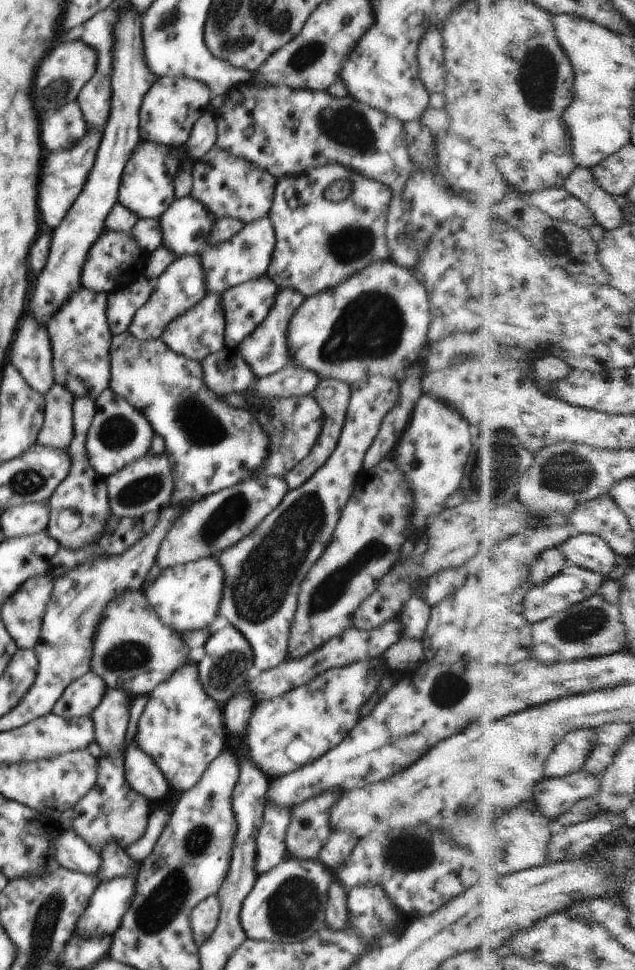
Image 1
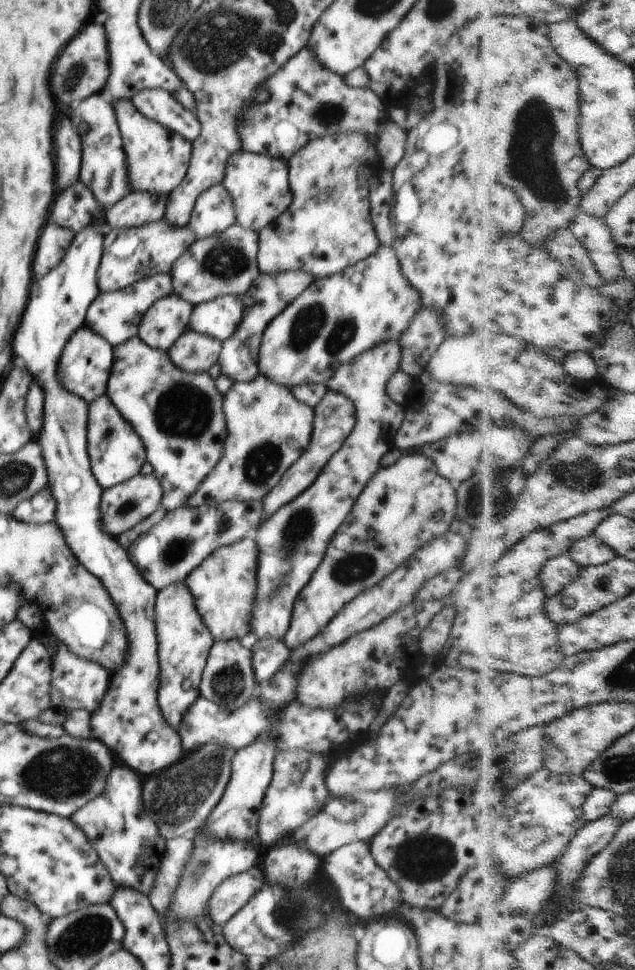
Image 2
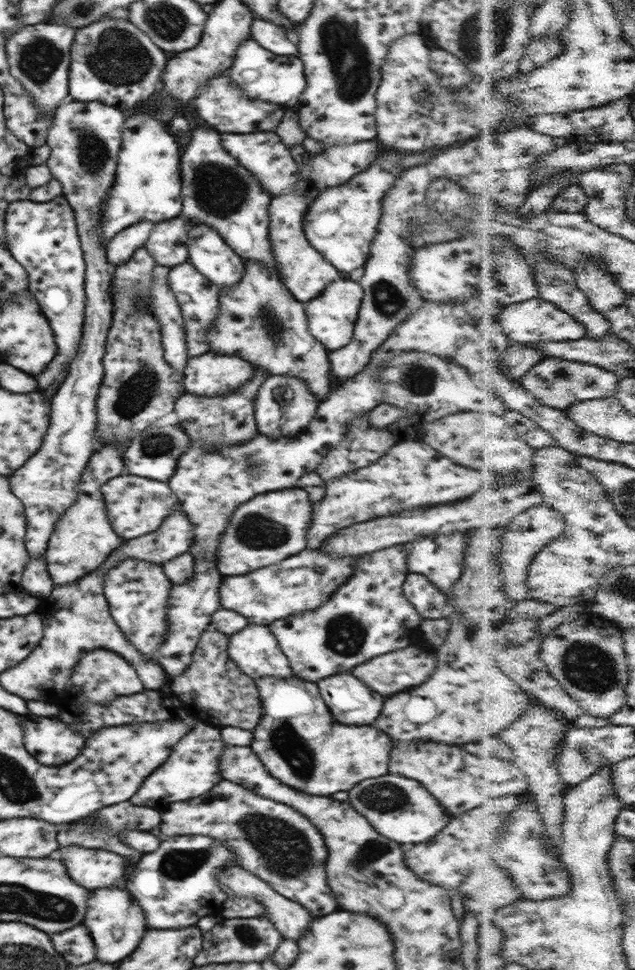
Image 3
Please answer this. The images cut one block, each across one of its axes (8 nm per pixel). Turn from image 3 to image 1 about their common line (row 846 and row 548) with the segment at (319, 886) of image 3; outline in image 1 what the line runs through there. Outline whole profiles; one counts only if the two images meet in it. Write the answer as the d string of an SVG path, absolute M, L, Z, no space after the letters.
M380 374L354 382L351 384L351 388L346 421L342 426L338 446L332 452L332 456L328 458L328 462L308 482L304 482L304 486L290 490L280 505L271 514L268 514L268 517L264 518L251 534L244 536L234 546L222 550L214 557L224 574L224 588L222 588L222 598L220 598L220 606L218 606L219 615L224 616L231 626L242 632L252 648L254 666L261 671L279 666L288 659L289 631L296 613L298 594L303 581L316 560L324 555L324 550L332 538L334 526L340 518L340 512L354 491L354 484L359 477L358 472L362 470L366 452L374 443L384 418L396 406L398 398L400 398L398 396L400 386L396 380L384 378Z

